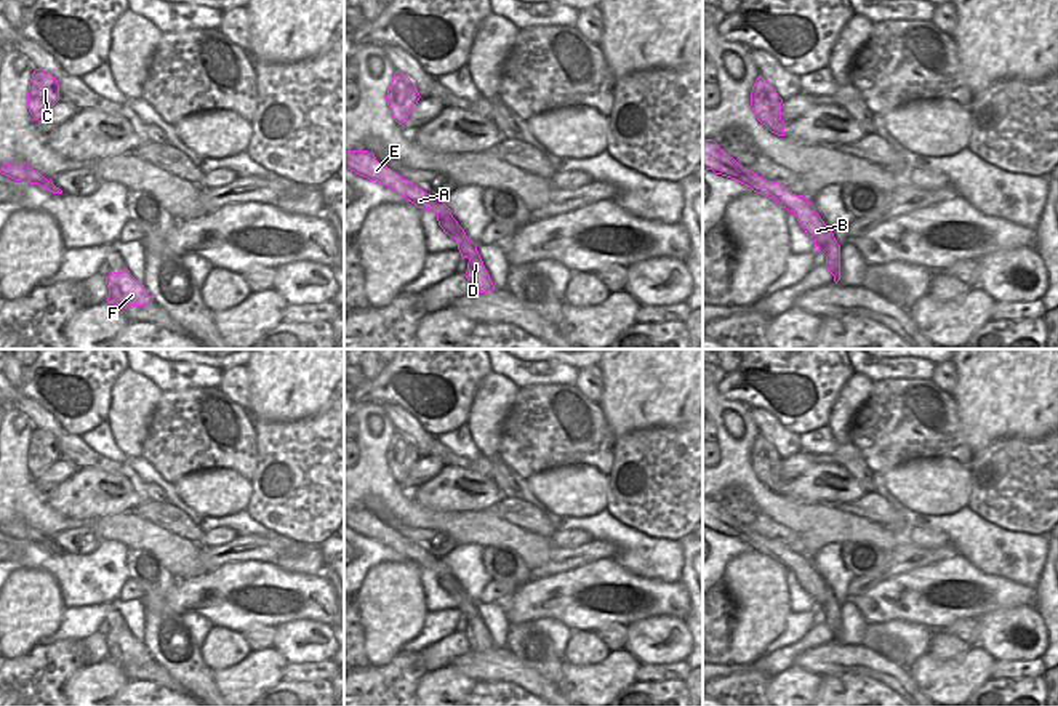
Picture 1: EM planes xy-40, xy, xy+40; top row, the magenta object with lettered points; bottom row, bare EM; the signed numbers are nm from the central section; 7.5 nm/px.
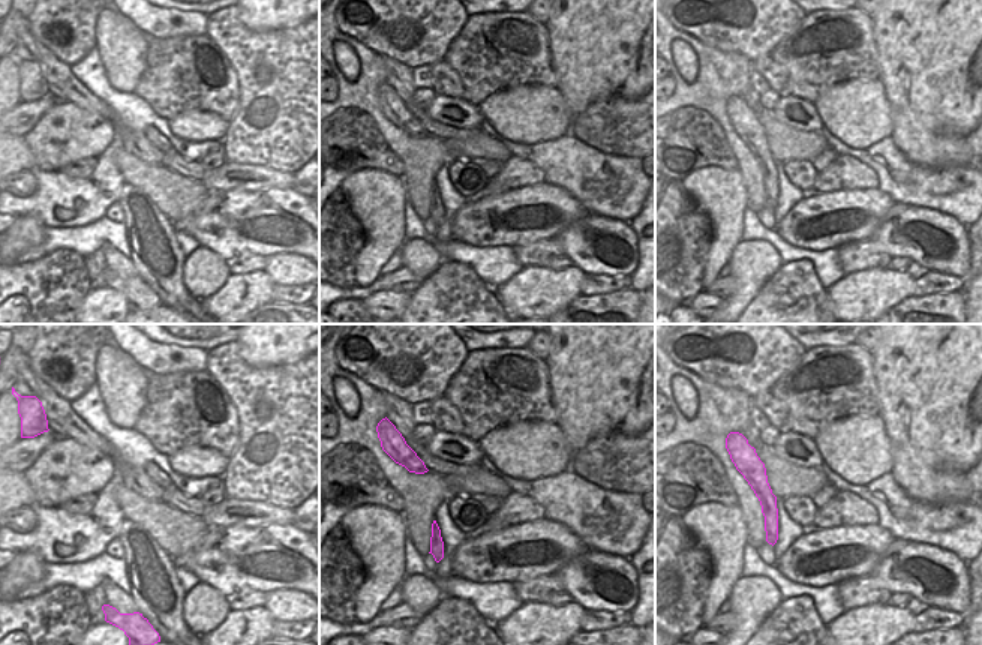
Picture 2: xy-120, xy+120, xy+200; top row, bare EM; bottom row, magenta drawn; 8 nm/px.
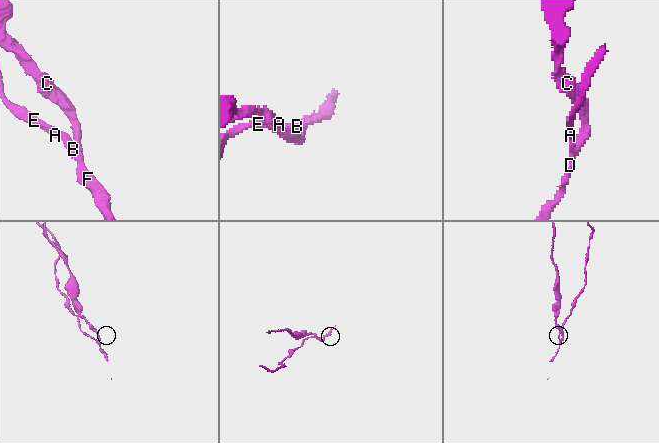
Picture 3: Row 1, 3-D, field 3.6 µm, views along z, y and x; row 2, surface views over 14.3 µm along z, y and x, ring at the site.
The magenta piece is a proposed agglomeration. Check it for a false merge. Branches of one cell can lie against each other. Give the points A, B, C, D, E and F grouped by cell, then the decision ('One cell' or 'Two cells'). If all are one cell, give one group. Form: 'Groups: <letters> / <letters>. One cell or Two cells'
Groups: A B E / C D F. Two cells

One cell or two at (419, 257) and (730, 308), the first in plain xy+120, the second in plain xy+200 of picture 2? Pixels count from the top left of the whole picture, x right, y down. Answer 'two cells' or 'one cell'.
one cell

